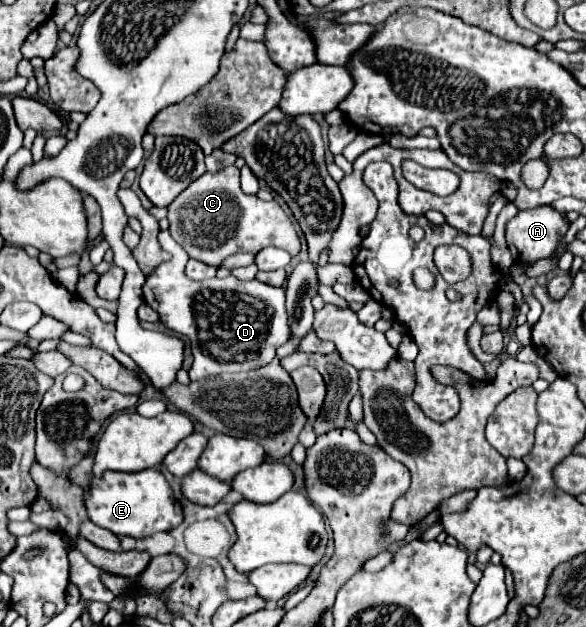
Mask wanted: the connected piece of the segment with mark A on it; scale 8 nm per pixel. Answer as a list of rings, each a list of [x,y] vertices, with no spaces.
[[[541,205],[529,211],[519,211],[507,225],[505,225],[505,237],[507,237],[507,247],[513,255],[513,261],[517,263],[533,263],[537,259],[549,259],[569,229],[569,221],[563,213],[553,209],[551,205]]]

